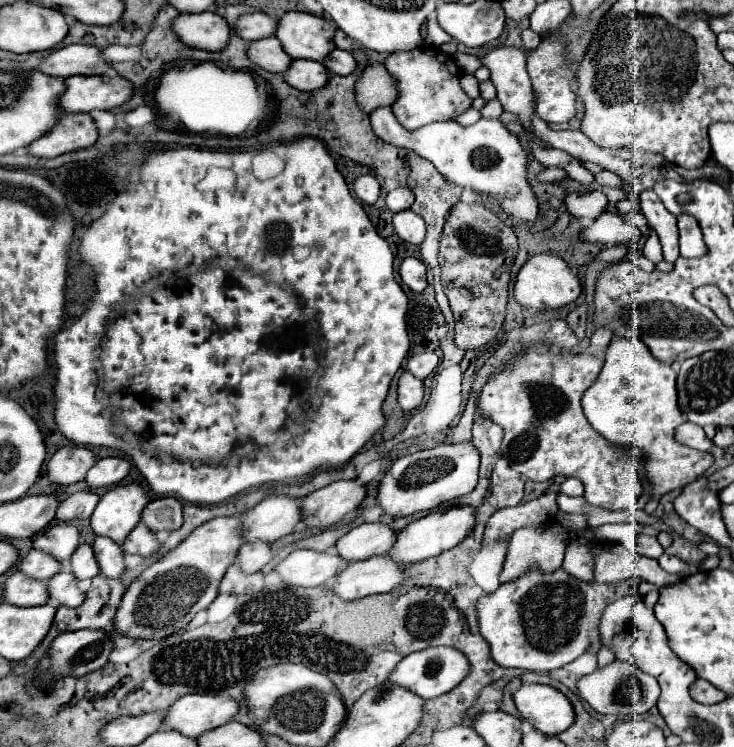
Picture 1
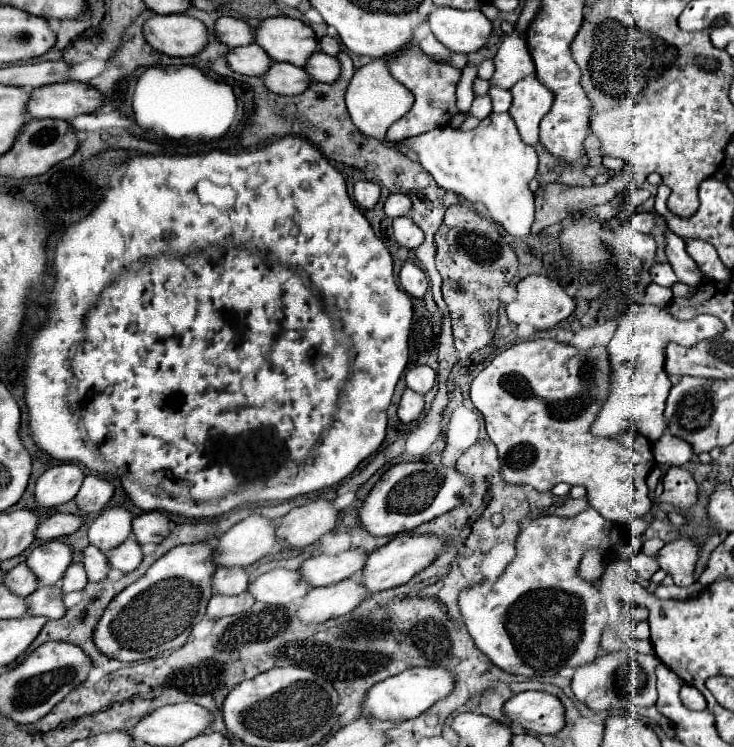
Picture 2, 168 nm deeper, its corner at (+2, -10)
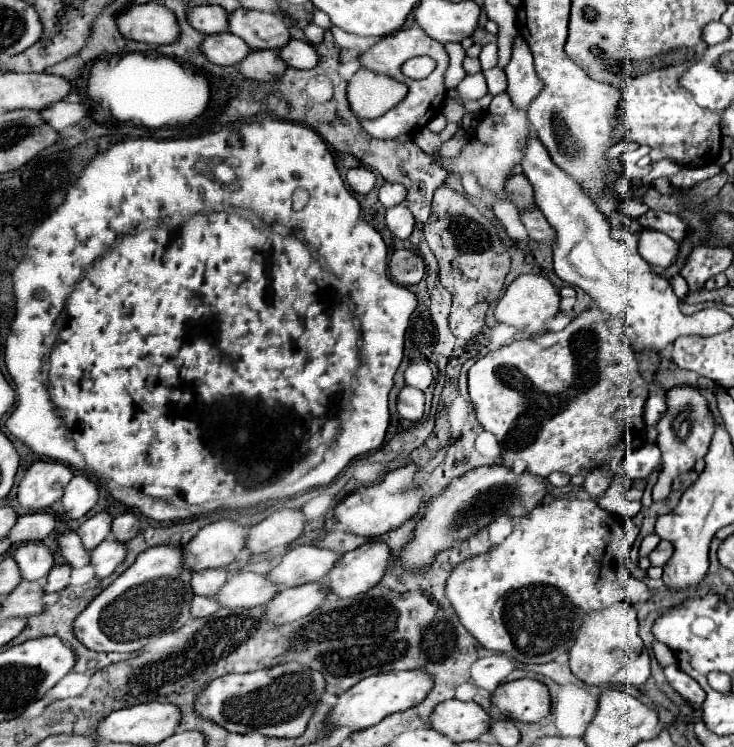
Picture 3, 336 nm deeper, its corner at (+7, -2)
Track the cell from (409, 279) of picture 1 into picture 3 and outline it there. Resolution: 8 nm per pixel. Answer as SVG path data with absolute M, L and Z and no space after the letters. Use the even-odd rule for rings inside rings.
M397 250L389 262L389 274L401 286L417 284L425 274L423 258L411 250Z

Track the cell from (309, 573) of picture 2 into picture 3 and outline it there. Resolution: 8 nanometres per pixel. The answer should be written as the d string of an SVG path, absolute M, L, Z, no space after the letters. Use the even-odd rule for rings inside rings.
M297 546L283 556L281 564L269 572L269 578L283 588L319 582L339 560L341 554L329 548Z

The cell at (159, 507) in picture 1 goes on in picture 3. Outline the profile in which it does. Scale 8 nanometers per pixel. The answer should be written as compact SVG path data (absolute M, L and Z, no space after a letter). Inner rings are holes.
M125 512L113 520L111 530L119 542L129 542L131 538L135 538L141 532L141 520L133 512Z

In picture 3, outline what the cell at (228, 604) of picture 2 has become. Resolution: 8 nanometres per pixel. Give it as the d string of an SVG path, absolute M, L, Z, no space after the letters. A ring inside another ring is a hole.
M193 596L193 602L191 602L191 614L195 618L203 618L203 616L211 616L213 612L217 612L221 606L217 606L217 600L215 598L209 598L209 596Z

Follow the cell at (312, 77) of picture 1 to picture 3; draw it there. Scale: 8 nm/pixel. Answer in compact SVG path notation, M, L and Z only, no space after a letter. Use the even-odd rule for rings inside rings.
M255 50L239 64L239 70L251 80L269 82L273 78L281 78L281 74L285 74L287 68L281 62L277 52L273 52L273 50Z

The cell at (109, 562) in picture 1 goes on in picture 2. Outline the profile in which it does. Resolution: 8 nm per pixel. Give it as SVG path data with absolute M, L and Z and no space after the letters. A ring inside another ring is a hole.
M88 546L82 554L82 564L86 568L88 574L88 582L100 582L108 576L108 562L106 562L106 554L100 552L96 546Z

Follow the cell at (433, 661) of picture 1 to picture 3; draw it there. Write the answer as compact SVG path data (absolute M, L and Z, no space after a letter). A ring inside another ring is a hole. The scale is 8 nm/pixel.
M423 670L385 672L385 674L369 676L339 696L339 702L335 704L333 712L329 714L329 724L331 726L349 726L353 730L369 728L369 726L381 722L389 714L405 712L405 710L417 706L419 702L425 700L425 696L431 692L431 688L433 688L433 678L429 678L429 674L425 674Z

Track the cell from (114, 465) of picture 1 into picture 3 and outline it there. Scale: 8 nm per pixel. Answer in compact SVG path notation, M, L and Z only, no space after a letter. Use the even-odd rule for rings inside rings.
M77 474L67 484L61 502L63 502L63 506L71 518L81 518L97 504L97 498L99 498L97 484L93 480L89 480L87 476Z

